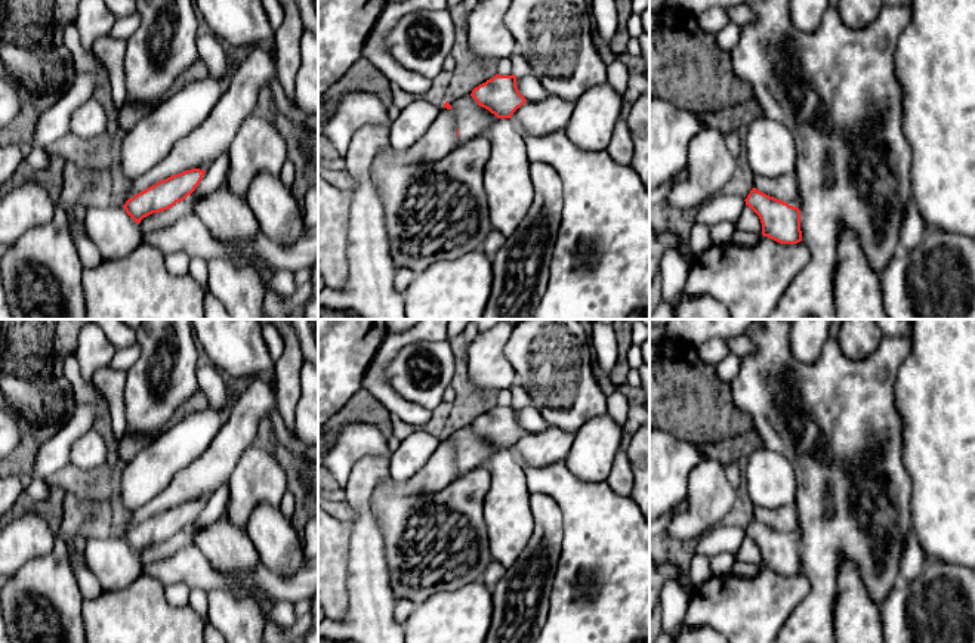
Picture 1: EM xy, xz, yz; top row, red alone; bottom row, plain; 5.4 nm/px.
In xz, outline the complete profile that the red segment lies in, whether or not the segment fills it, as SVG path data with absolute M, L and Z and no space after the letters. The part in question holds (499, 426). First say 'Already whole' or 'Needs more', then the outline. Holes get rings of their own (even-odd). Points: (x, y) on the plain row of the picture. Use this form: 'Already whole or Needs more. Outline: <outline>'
Needs more. Outline: M496 405L475 418L469 427L447 432L442 439L453 442L457 469L463 474L482 466L497 449L512 449L525 433L516 418L516 406Z

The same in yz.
Needs more. Outline: M755 507L755 519L744 531L760 550L762 566L780 575L797 575L800 562L800 526L796 507Z

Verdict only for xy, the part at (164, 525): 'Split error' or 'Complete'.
Split error

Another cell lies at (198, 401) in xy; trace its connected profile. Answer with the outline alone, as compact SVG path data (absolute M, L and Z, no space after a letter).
M198 389L185 404L178 408L167 429L179 423L186 414L203 409L207 405L207 396Z

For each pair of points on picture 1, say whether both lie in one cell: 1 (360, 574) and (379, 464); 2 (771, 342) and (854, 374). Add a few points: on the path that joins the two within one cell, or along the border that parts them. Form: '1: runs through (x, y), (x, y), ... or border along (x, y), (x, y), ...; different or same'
1: runs through (363, 547), (363, 491); same
2: runs through (789, 362), (801, 374), (833, 374); same

